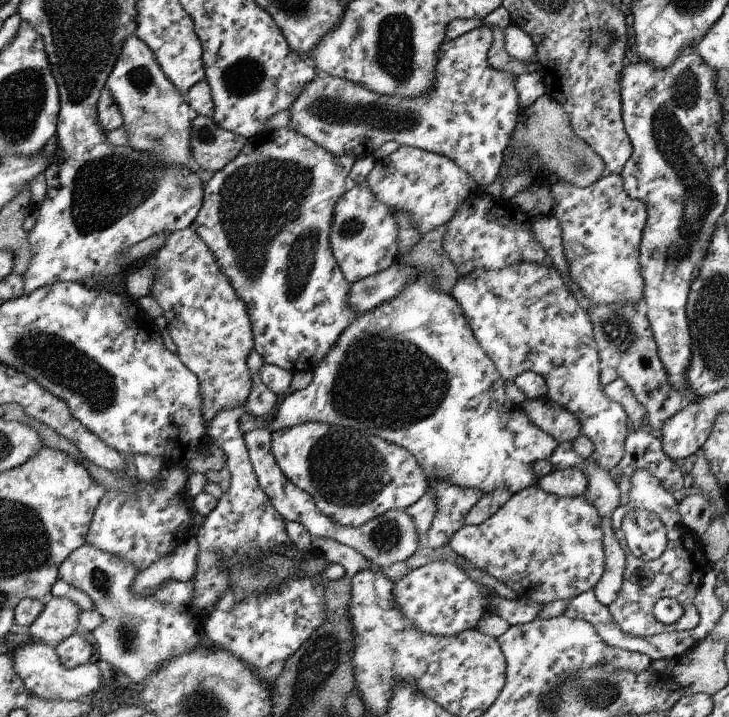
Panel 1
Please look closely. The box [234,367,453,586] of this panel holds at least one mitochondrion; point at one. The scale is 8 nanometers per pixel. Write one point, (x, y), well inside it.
(348, 470)

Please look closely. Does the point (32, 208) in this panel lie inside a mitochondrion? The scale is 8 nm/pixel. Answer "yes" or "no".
no

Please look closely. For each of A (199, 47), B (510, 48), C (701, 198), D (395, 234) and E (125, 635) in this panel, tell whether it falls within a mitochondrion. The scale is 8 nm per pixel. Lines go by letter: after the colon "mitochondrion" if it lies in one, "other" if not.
A: other
B: other
C: mitochondrion
D: other
E: mitochondrion

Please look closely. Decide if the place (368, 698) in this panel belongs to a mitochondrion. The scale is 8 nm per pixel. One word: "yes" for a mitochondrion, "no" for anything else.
no

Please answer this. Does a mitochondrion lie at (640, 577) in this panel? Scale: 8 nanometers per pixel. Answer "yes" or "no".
no

